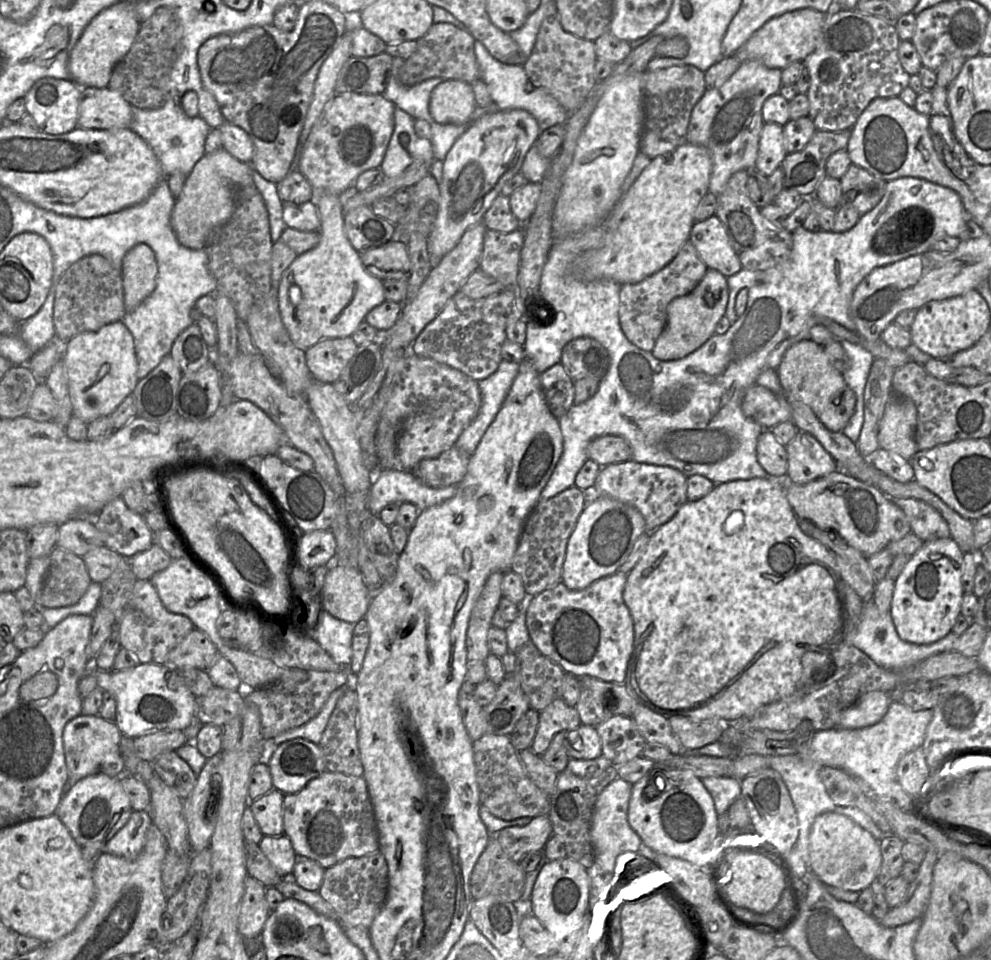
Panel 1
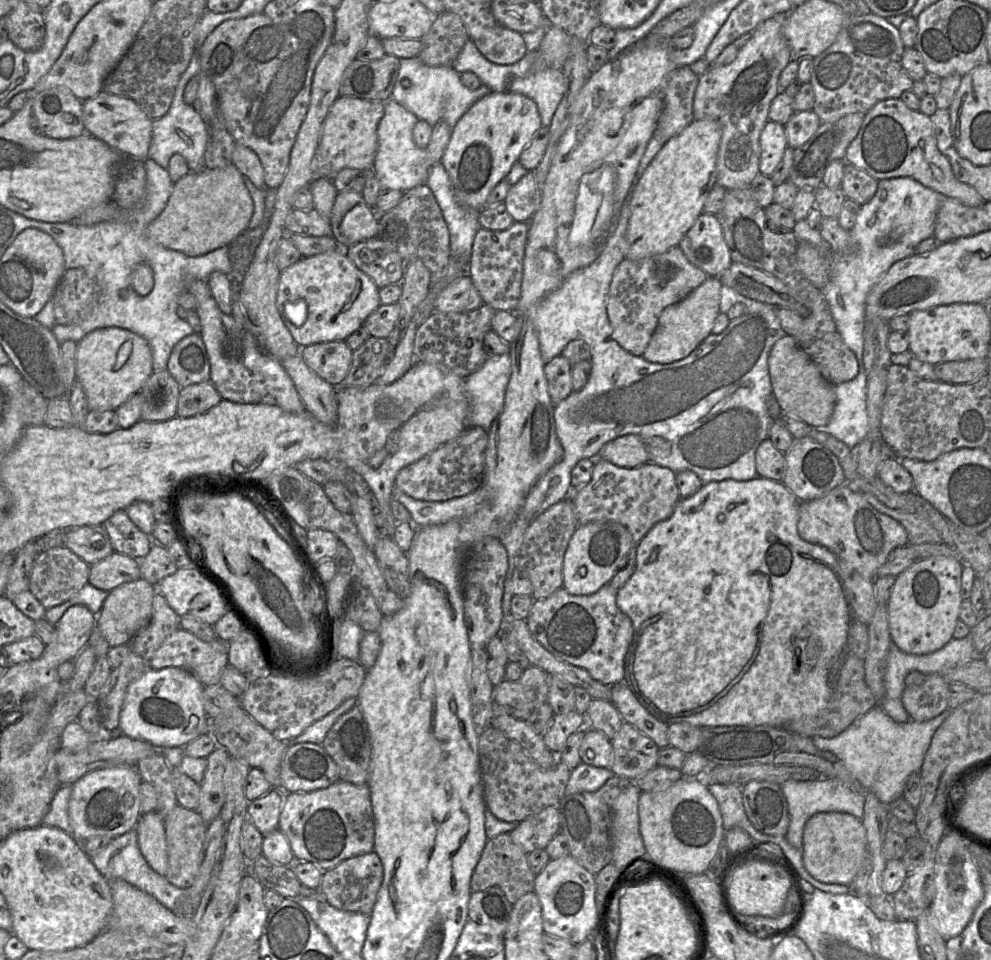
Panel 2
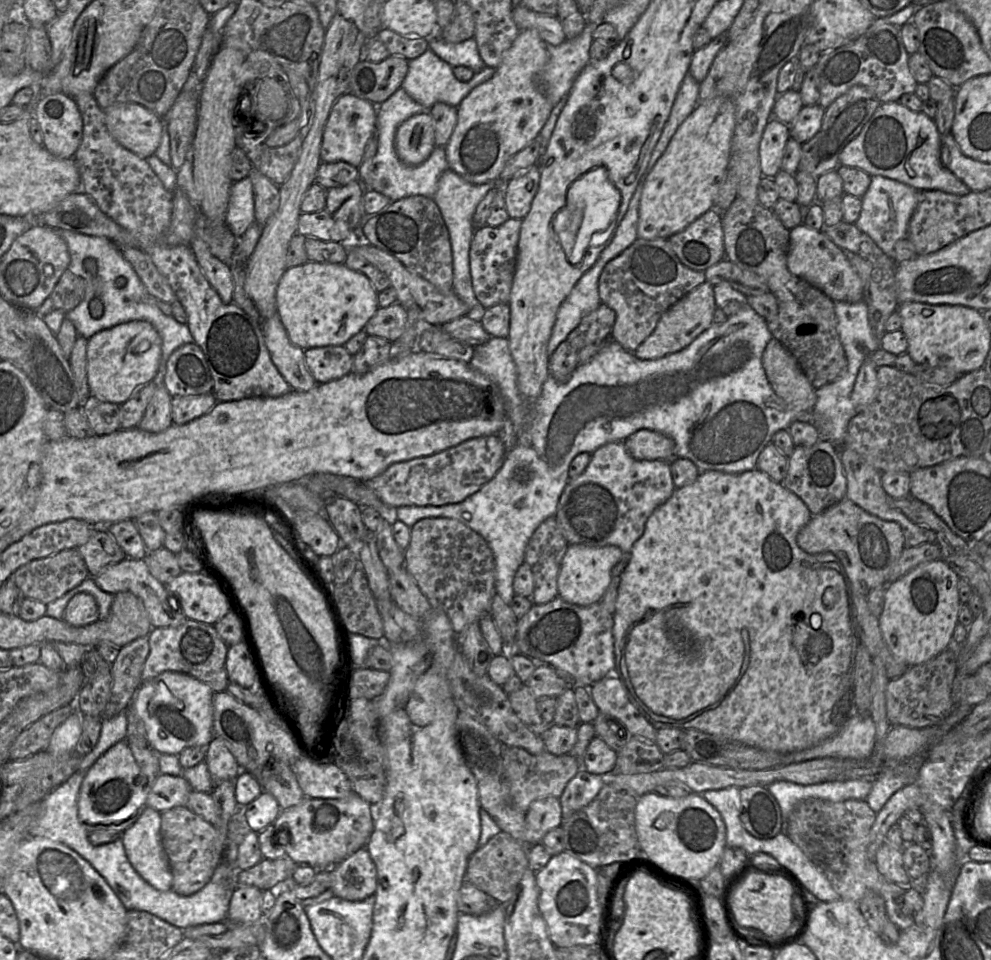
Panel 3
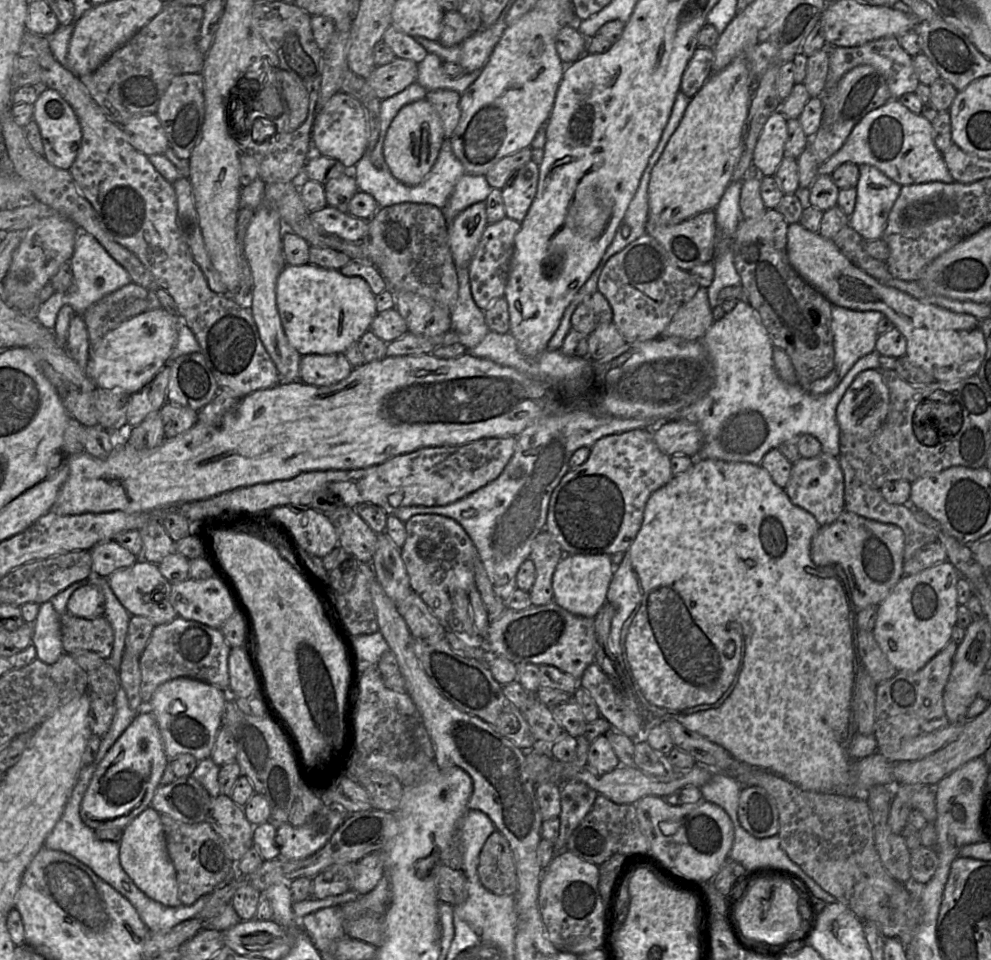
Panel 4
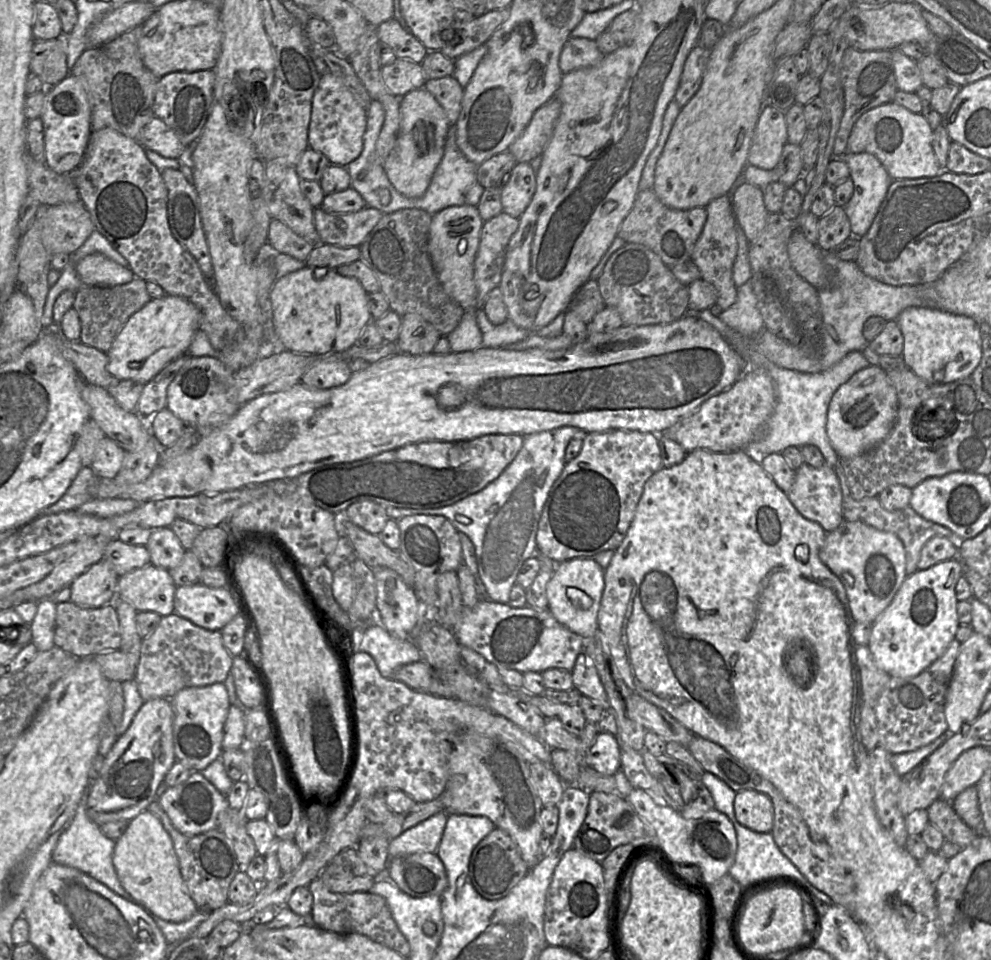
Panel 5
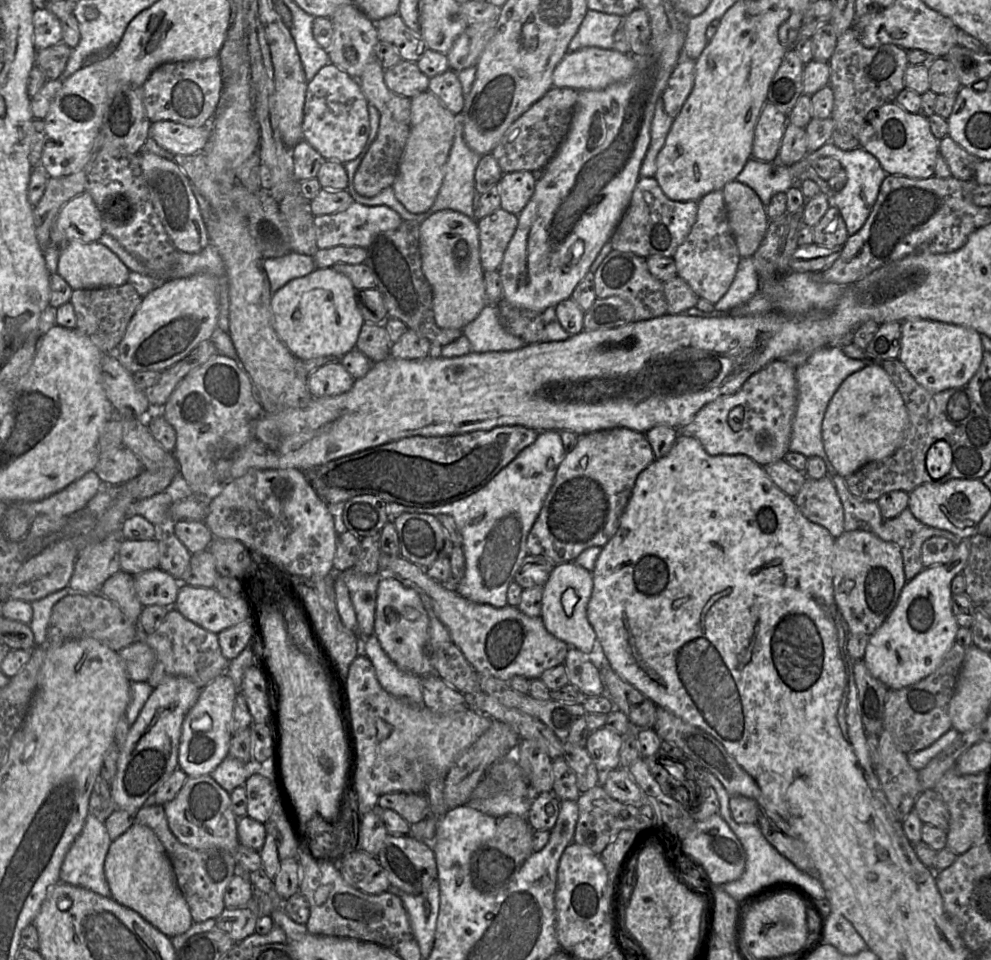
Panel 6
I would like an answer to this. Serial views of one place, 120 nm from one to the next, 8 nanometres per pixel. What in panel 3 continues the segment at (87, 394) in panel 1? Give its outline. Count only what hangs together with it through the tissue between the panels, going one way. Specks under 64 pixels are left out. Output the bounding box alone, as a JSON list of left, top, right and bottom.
[86,320,162,405]

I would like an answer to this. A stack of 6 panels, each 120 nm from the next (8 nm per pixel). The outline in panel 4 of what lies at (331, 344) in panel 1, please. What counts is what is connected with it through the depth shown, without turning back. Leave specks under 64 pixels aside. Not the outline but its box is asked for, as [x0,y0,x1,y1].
[299,353,352,386]

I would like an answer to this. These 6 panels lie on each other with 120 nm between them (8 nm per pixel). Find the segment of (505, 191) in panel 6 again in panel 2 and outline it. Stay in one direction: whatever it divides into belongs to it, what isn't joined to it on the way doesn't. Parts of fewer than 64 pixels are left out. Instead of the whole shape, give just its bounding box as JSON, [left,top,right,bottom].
[505,171,539,221]

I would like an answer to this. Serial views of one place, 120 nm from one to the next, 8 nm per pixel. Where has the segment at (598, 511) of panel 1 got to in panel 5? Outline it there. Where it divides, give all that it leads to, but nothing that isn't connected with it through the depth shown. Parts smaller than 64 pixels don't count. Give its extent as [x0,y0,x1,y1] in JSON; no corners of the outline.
[546,557,605,639]

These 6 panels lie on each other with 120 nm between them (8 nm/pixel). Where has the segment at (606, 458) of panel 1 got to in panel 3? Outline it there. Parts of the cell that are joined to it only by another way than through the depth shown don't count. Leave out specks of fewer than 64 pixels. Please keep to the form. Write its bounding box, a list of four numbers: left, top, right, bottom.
[622,430,674,460]

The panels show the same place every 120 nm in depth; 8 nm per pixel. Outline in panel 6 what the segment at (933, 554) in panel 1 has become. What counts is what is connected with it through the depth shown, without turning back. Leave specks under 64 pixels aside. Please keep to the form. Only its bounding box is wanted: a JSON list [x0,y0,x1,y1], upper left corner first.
[863,539,970,689]

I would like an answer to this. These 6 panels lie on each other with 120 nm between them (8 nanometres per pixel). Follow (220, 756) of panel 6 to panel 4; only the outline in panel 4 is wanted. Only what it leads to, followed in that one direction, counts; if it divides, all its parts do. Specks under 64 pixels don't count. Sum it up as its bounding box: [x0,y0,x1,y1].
[144,677,231,761]

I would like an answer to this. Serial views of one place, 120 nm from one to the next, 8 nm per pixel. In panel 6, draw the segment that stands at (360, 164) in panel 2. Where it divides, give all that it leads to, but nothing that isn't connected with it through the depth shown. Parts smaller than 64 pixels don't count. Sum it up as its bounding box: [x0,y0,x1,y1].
[302,63,369,164]

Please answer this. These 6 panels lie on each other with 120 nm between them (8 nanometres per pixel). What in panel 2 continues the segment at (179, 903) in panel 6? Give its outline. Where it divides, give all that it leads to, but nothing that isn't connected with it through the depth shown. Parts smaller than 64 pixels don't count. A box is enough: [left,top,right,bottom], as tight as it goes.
[135,811,168,876]

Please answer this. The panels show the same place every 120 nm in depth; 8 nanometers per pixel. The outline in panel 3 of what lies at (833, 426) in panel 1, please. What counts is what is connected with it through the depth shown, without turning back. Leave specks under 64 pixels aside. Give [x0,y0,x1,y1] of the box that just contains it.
[762,340,816,410]

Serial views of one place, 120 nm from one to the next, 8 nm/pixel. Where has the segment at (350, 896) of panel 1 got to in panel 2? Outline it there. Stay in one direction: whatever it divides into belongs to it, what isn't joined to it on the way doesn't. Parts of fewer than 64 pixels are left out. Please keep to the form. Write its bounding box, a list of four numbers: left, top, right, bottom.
[319,851,382,915]

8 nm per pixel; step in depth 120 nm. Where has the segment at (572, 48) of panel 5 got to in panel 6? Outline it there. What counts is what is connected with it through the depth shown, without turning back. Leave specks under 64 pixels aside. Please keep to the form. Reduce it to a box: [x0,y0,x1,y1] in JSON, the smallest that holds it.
[553,47,635,90]

